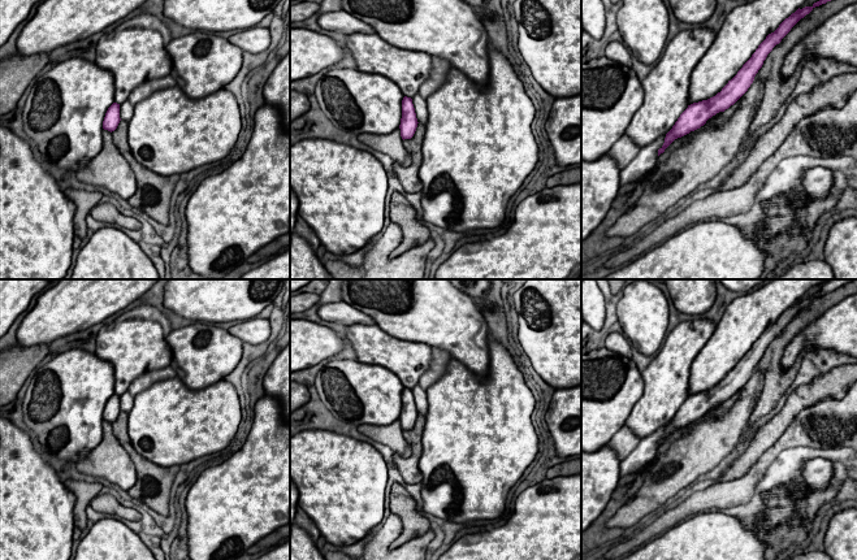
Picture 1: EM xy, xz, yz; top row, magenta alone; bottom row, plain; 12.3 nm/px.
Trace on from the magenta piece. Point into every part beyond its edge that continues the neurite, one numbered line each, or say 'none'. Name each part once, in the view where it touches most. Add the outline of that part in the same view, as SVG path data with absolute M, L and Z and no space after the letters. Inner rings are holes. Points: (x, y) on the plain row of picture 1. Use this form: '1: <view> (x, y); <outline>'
none

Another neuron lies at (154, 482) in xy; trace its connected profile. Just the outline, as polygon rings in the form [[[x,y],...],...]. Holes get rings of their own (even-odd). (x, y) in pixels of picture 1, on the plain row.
[[[120,412],[117,420],[112,422],[114,437],[118,439],[124,450],[129,453],[137,470],[137,482],[127,494],[159,515],[169,516],[169,498],[179,465],[160,466],[148,459],[140,456],[133,447],[127,431],[129,416]]]

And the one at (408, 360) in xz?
[[[377,325],[349,326],[346,340],[351,343],[358,361],[389,369],[411,390],[419,385],[432,361],[430,346],[394,338]]]

